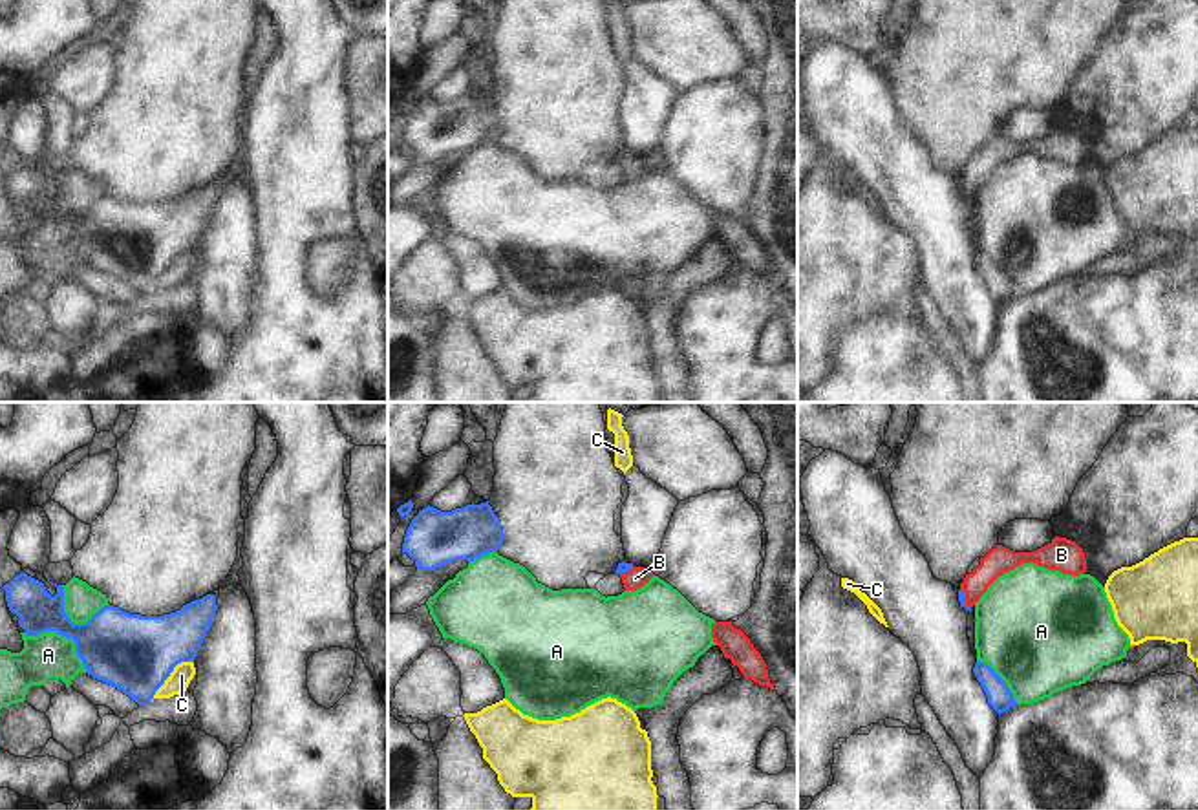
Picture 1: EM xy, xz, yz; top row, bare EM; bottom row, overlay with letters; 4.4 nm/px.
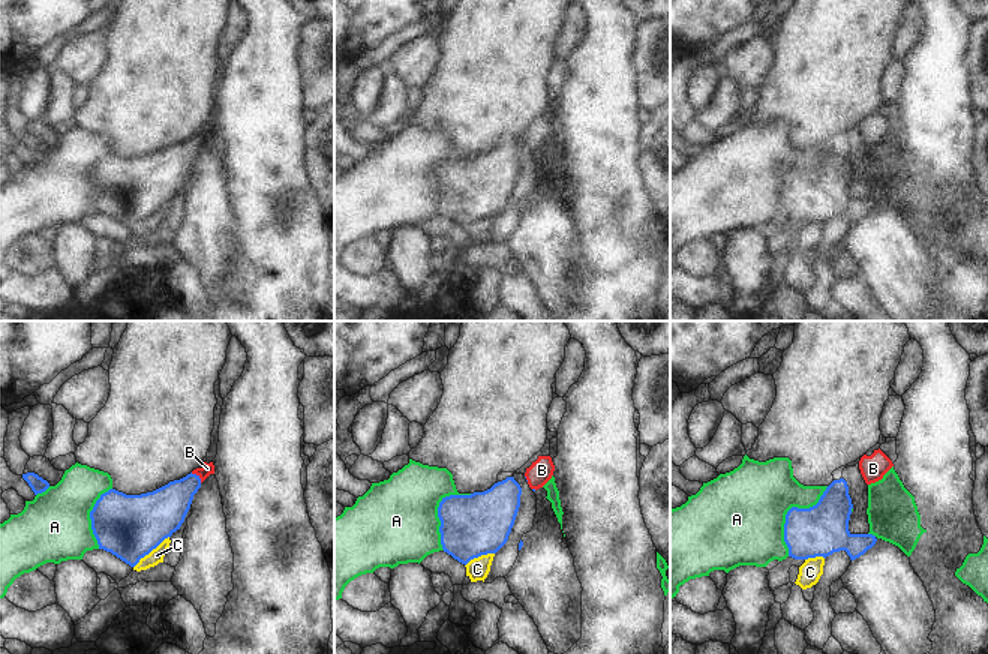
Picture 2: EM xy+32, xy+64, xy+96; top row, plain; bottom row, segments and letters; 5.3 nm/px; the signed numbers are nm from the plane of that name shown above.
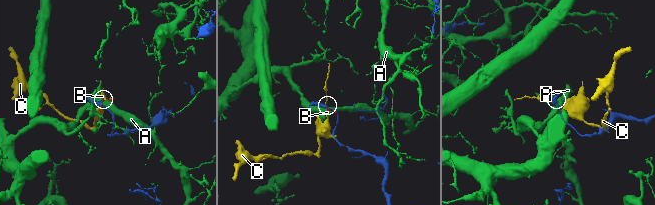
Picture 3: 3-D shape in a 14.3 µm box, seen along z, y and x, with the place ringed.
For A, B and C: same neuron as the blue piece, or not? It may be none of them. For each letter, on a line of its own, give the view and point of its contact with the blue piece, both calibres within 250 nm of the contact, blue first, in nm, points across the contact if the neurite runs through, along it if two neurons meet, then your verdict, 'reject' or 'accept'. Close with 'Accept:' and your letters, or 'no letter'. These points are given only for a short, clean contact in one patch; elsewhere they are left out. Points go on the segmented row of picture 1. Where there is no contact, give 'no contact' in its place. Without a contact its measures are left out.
A: meets blue in xy at (64, 635); 320 nm thick on the blue side, 200 nm on the other; reject
B: meets blue in yz at (964, 598); 30 nm thick on the blue side, 120 nm on the other; runs through yz (961, 593), (964, 598), (999, 560); accept
C: meets blue in xy at (171, 671); 340 nm thick on the blue side, 90 nm on the other; border along xy (192, 660), (181, 660), (152, 697); reject
Accept: B

